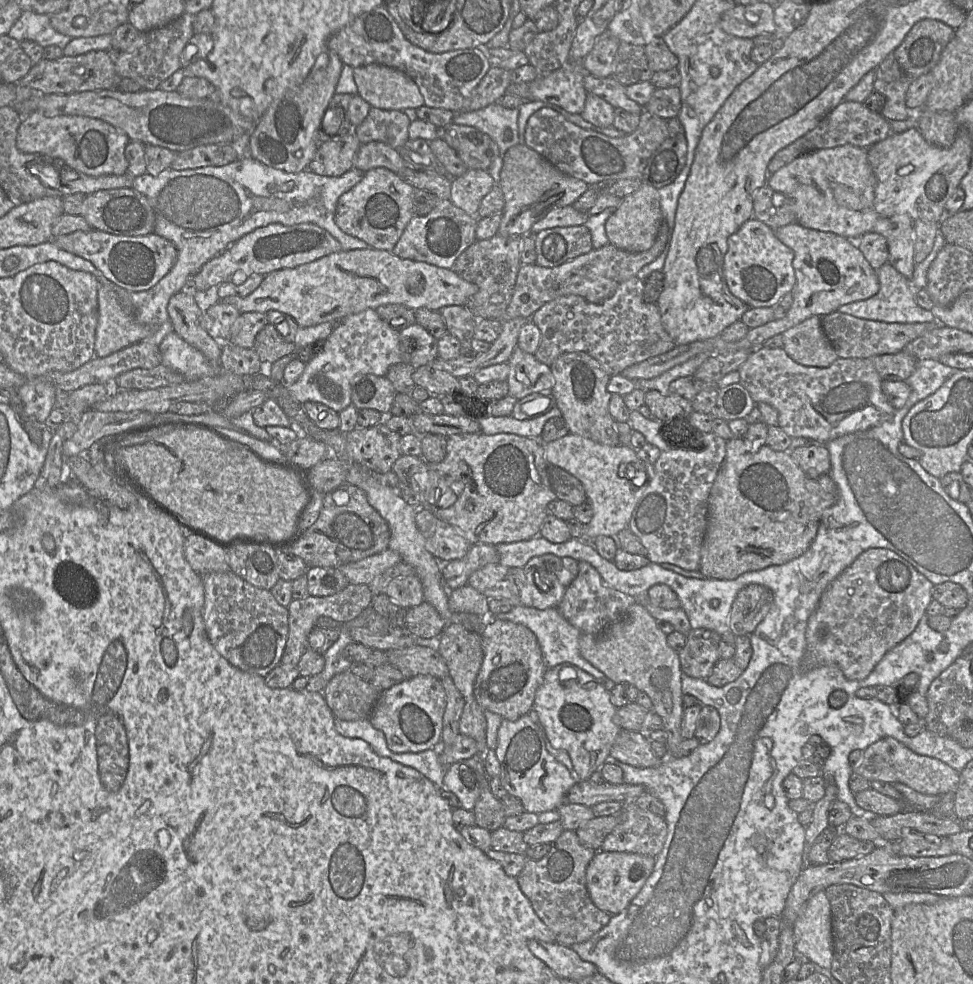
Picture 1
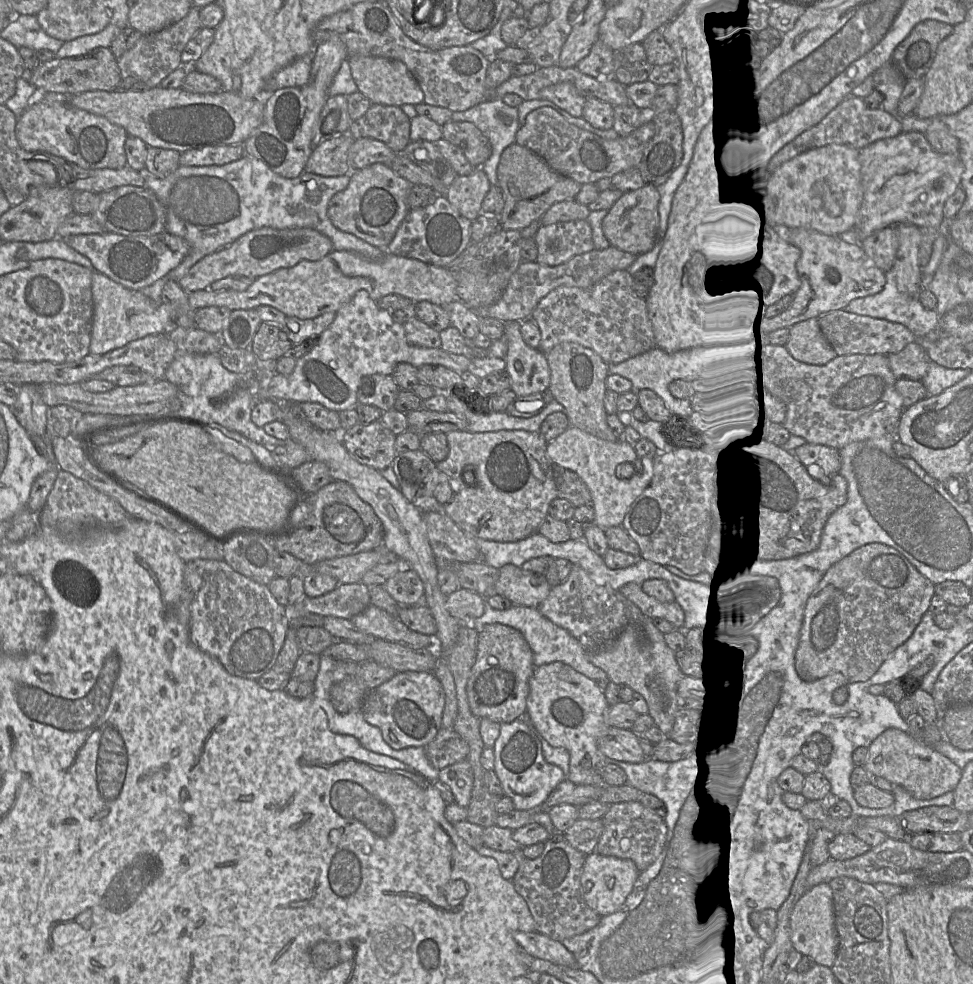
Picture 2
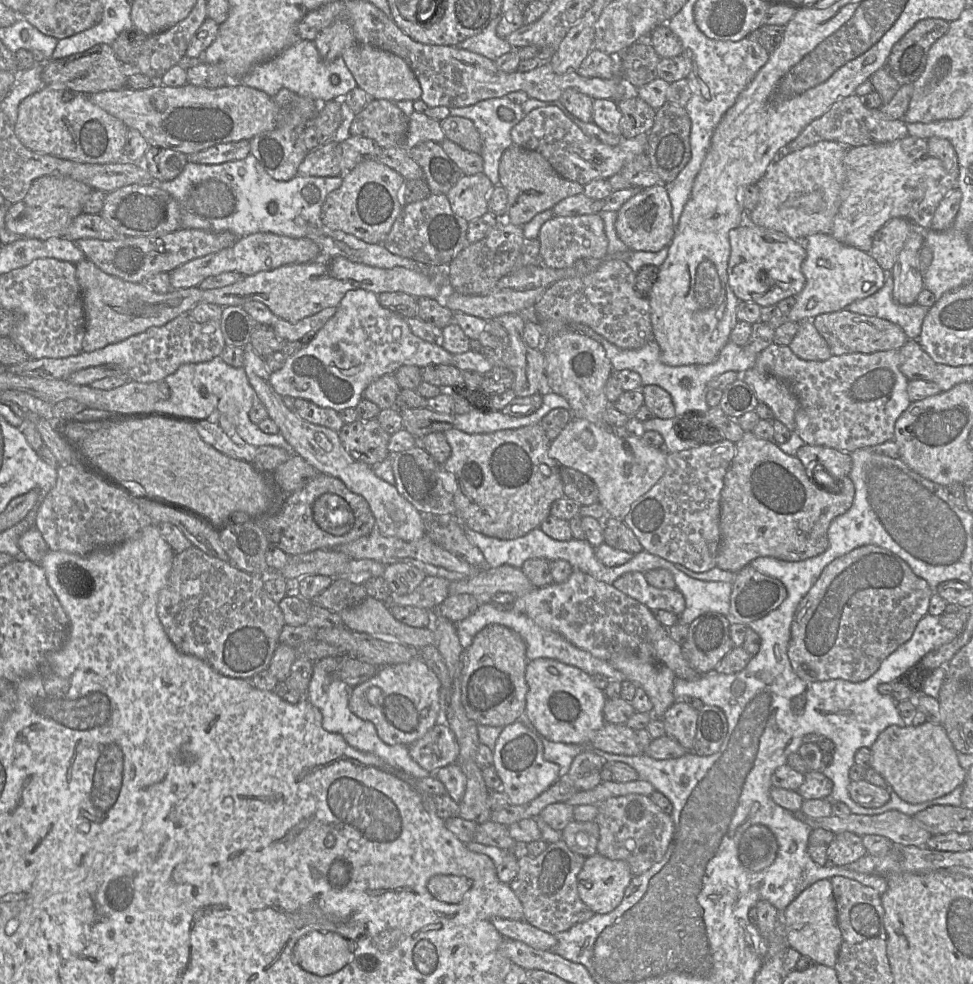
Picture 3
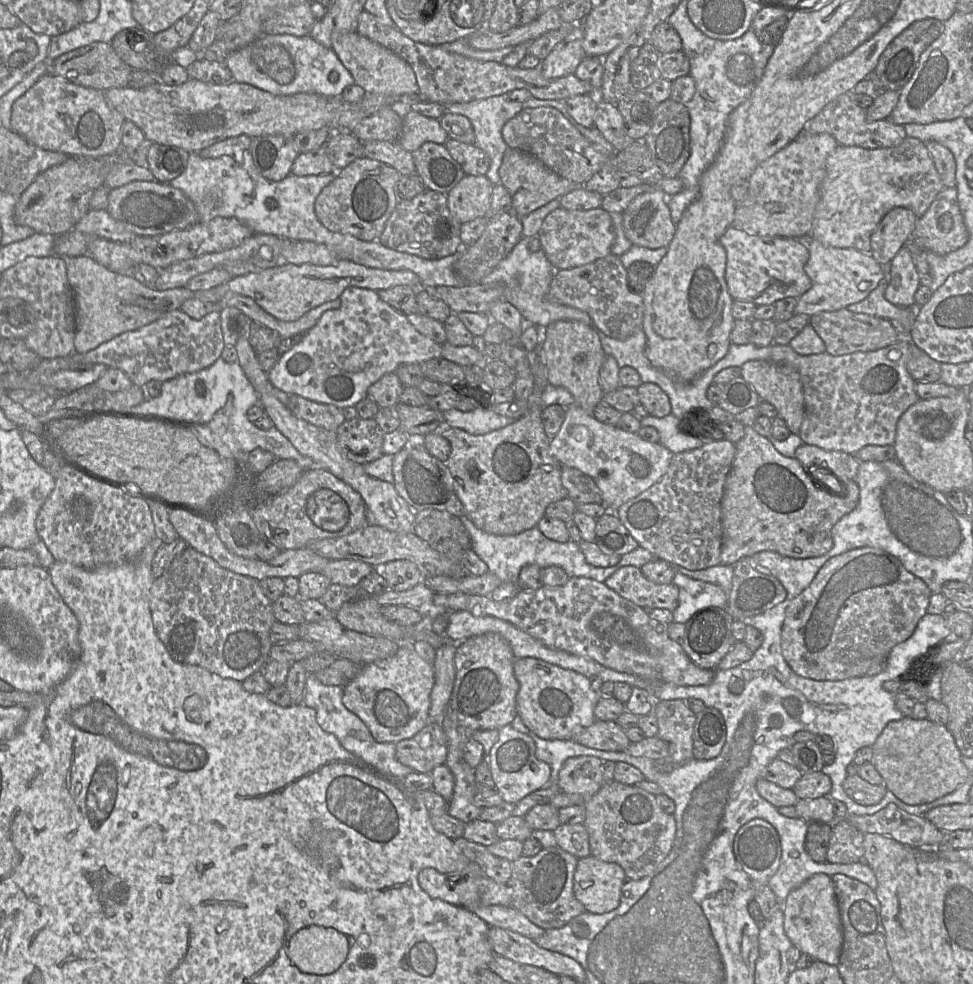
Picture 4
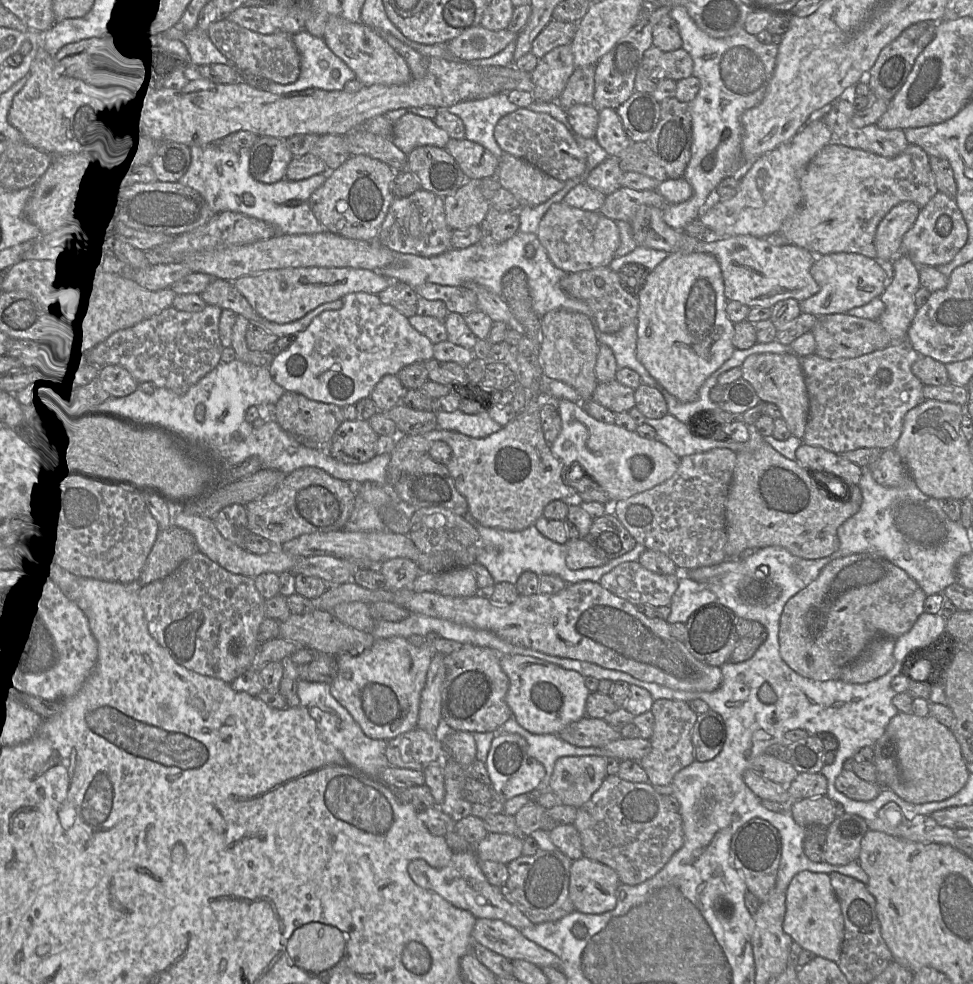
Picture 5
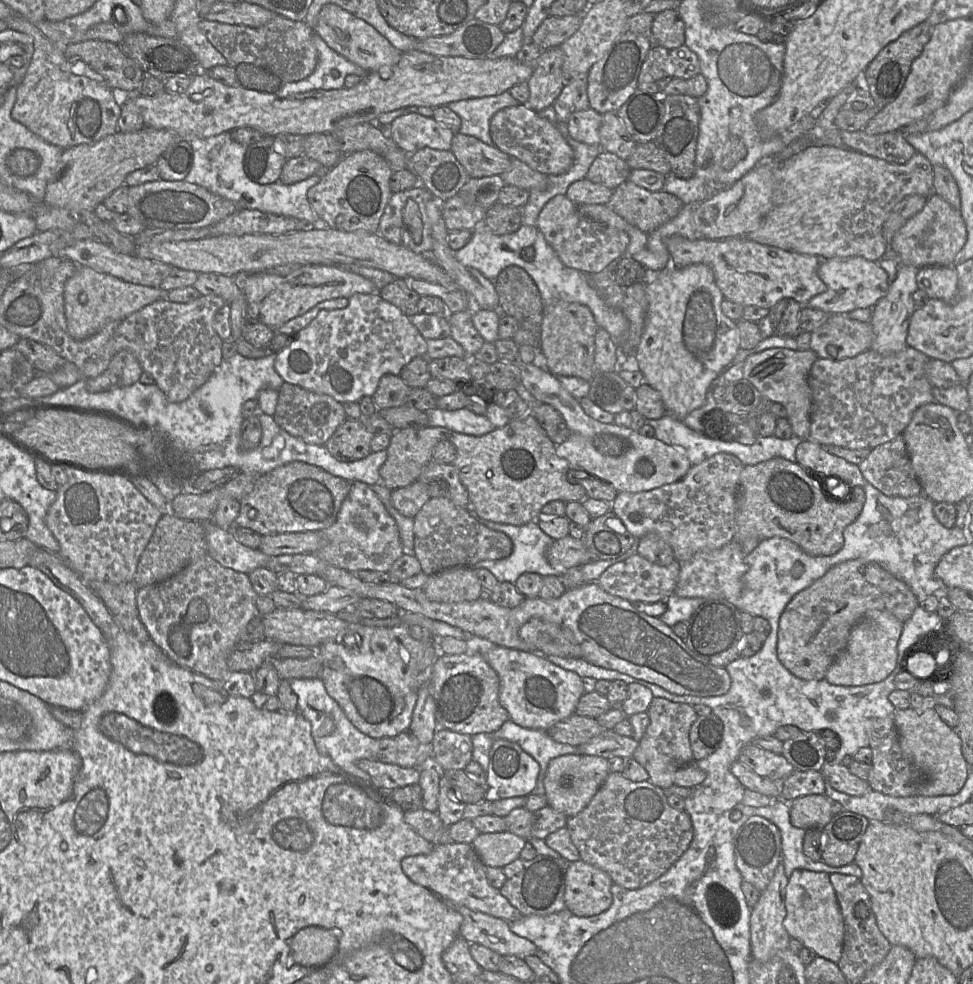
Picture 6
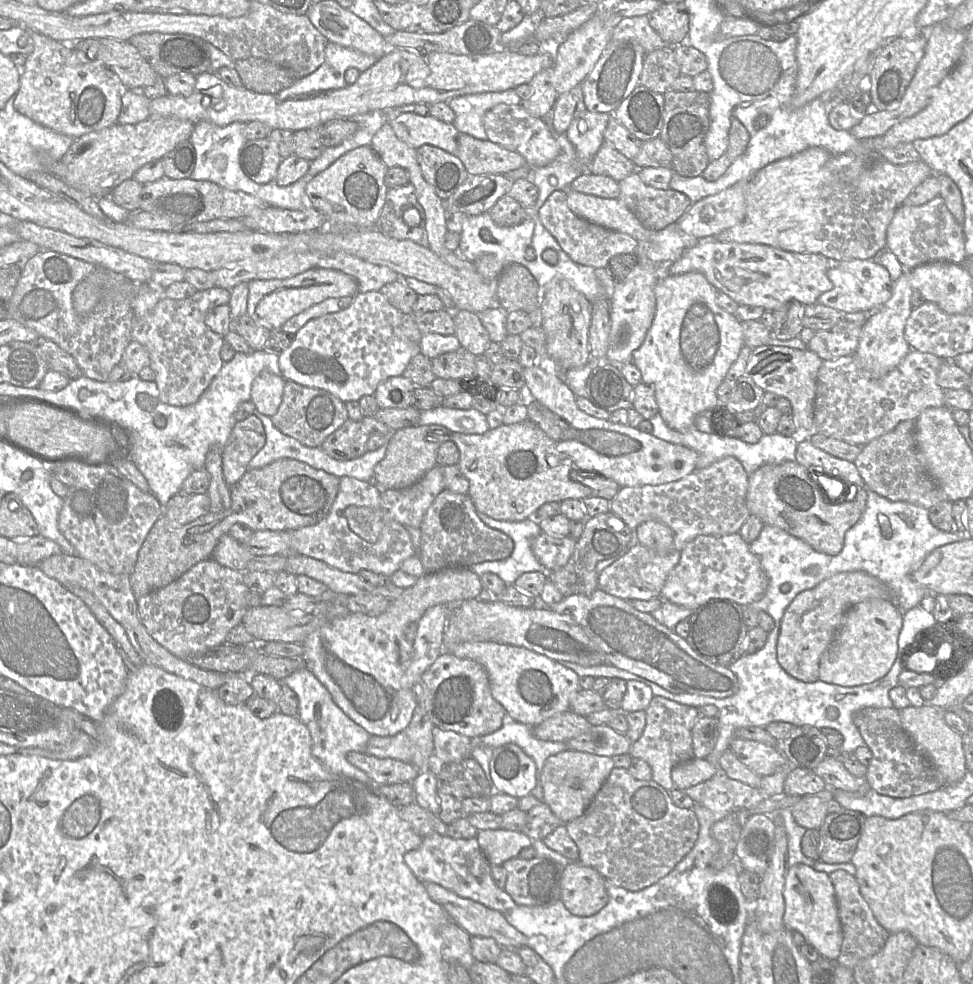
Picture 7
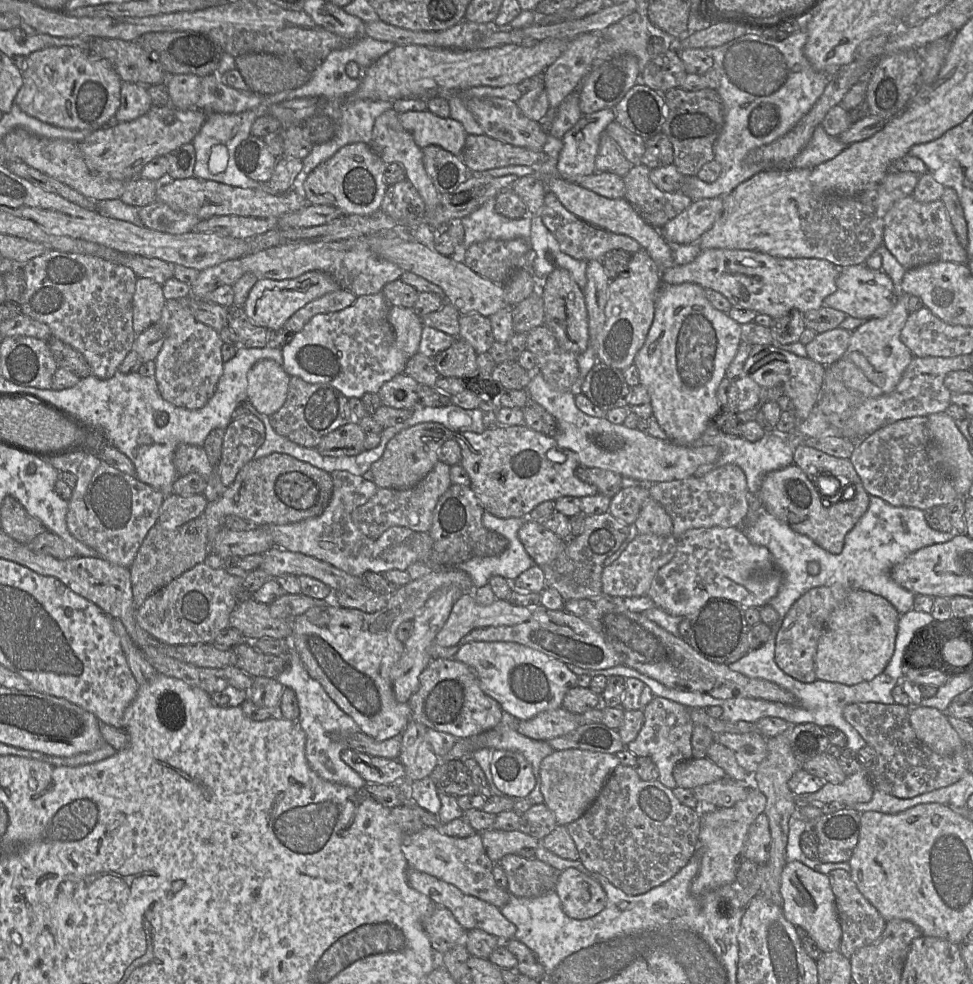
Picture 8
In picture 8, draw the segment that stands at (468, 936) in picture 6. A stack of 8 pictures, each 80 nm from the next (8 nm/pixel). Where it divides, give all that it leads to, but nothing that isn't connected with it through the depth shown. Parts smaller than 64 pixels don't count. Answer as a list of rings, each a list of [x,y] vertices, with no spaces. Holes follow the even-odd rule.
[[[408,868],[407,881],[416,891],[428,896],[436,906],[443,906],[449,909],[456,920],[467,931],[472,929],[481,929],[491,935],[496,936],[502,943],[513,939],[516,933],[516,926],[506,919],[500,911],[500,908],[475,896],[463,893],[456,886],[440,880],[430,874]]]

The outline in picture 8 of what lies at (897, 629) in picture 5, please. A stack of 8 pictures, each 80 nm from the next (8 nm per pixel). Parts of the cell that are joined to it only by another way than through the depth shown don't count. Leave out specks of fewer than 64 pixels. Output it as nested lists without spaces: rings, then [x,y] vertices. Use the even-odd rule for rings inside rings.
[[[841,584],[821,586],[810,589],[795,601],[776,635],[774,660],[782,671],[803,683],[817,679],[814,660],[818,641],[830,615],[852,590]]]

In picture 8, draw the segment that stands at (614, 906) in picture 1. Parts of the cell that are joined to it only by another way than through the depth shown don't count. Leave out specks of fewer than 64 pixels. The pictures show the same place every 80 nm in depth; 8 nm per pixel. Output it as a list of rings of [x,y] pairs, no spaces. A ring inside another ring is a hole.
[[[570,867],[560,872],[555,891],[560,898],[565,914],[573,919],[583,920],[600,913],[606,905],[607,896],[601,884]],[[588,890],[590,899],[583,899],[583,892]]]

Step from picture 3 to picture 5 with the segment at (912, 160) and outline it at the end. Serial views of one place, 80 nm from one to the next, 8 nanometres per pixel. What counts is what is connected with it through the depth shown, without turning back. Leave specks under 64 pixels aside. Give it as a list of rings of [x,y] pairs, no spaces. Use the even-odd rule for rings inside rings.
[[[836,142],[826,145],[810,161],[800,178],[802,202],[798,210],[781,226],[777,234],[766,239],[784,245],[794,244],[815,256],[832,253],[856,253],[871,259],[877,258],[874,236],[880,221],[896,205],[910,201],[920,210],[938,193],[929,155],[919,146],[909,144],[893,158],[886,158],[859,149],[849,148]]]

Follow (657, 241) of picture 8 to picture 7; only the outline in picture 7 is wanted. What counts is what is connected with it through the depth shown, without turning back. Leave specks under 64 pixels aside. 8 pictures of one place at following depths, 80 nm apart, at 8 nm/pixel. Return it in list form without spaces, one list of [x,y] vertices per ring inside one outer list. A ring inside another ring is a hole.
[[[571,189],[563,191],[566,192],[568,207],[577,216],[609,230],[626,233],[638,242],[649,242],[652,231],[618,198],[601,198]]]

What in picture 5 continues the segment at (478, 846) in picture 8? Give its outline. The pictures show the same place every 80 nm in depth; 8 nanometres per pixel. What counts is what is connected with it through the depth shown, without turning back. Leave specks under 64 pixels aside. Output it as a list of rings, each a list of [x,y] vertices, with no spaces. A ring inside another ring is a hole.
[[[454,852],[449,864],[443,868],[434,868],[423,859],[415,859],[408,865],[408,873],[418,886],[439,894],[455,907],[469,911],[476,918],[499,919],[518,930],[535,925],[504,897],[500,887],[489,883],[475,852]]]

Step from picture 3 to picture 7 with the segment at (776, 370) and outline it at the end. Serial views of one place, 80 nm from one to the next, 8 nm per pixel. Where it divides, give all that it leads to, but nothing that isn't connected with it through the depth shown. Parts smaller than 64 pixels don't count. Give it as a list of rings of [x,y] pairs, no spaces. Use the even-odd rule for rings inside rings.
[[[916,350],[881,379],[871,377],[856,355],[842,356],[836,360],[823,361],[817,373],[816,396],[814,401],[813,432],[846,443],[864,446],[881,435],[892,431],[900,422],[916,420],[922,410],[945,406],[944,390],[937,383],[938,369],[944,359],[933,354]]]

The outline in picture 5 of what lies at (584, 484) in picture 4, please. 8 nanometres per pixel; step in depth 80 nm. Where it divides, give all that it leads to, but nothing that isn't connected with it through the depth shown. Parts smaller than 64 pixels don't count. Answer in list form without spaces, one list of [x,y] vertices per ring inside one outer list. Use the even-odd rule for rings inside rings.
[[[577,462],[564,466],[562,480],[565,485],[571,486],[577,493],[579,502],[598,502],[610,504],[608,494],[602,487],[586,473],[585,469]]]

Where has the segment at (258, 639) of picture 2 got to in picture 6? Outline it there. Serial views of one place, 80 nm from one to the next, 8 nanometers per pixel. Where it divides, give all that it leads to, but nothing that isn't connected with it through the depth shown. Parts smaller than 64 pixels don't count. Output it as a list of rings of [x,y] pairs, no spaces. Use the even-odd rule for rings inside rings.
[[[208,554],[203,555],[197,560],[191,562],[175,575],[170,578],[152,585],[148,585],[137,589],[136,604],[141,622],[146,627],[151,639],[154,643],[167,655],[167,657],[180,667],[190,669],[196,673],[200,673],[212,680],[223,682],[230,674],[227,658],[233,648],[240,643],[240,636],[244,628],[248,623],[259,616],[259,612],[256,606],[256,598],[258,594],[253,589],[248,574],[236,572],[230,568],[226,568],[220,565]]]

